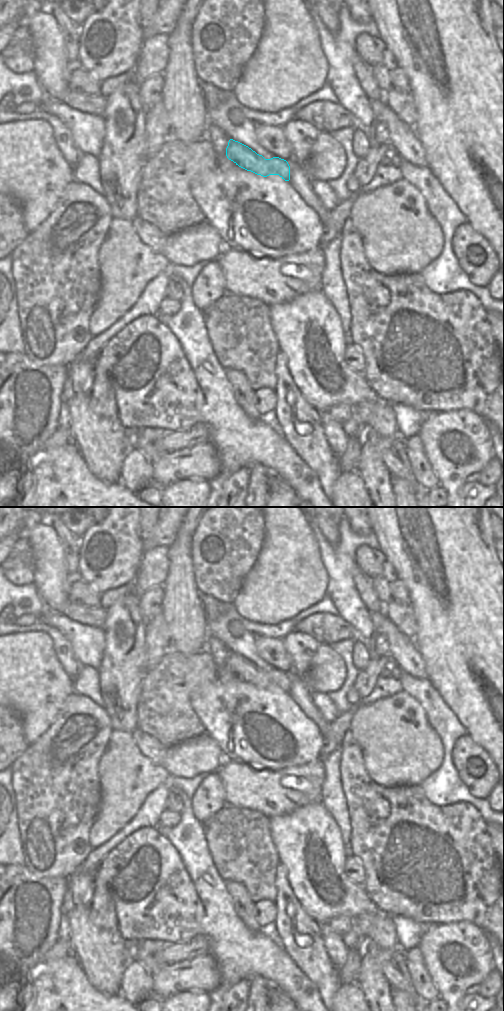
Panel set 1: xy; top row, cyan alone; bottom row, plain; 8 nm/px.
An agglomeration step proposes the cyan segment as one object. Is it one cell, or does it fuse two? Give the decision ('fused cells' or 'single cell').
single cell

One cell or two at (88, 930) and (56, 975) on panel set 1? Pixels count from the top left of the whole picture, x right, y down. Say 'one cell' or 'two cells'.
two cells

